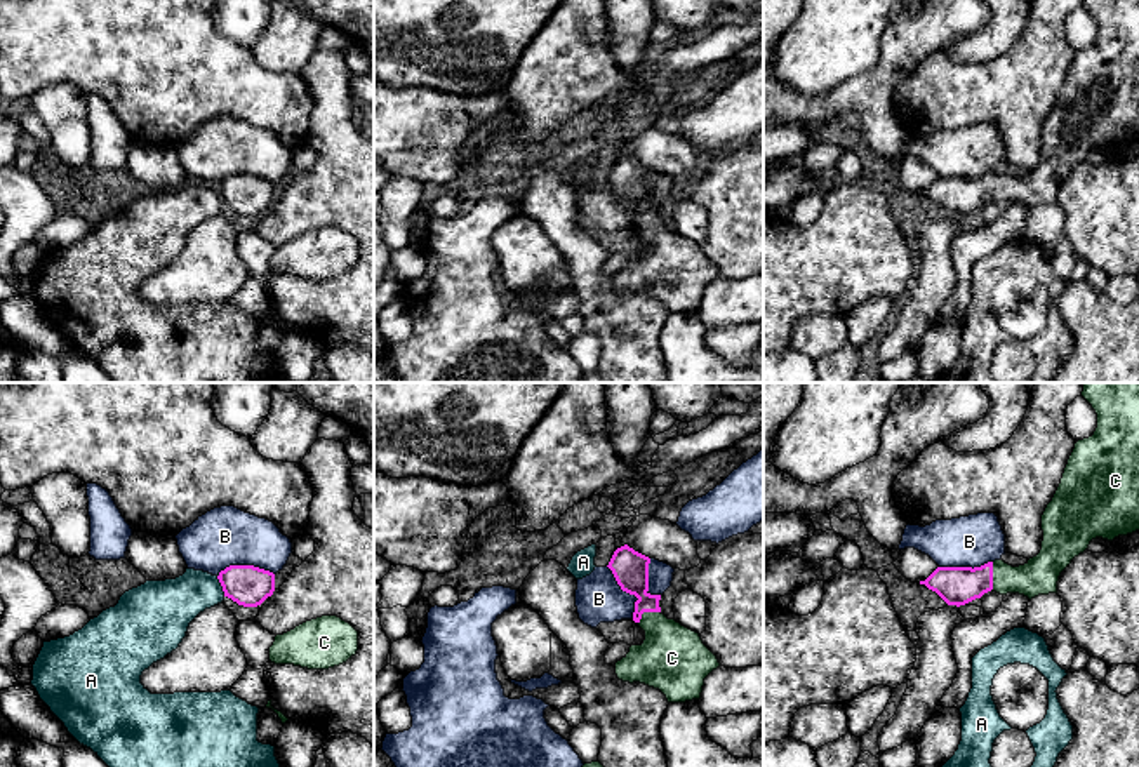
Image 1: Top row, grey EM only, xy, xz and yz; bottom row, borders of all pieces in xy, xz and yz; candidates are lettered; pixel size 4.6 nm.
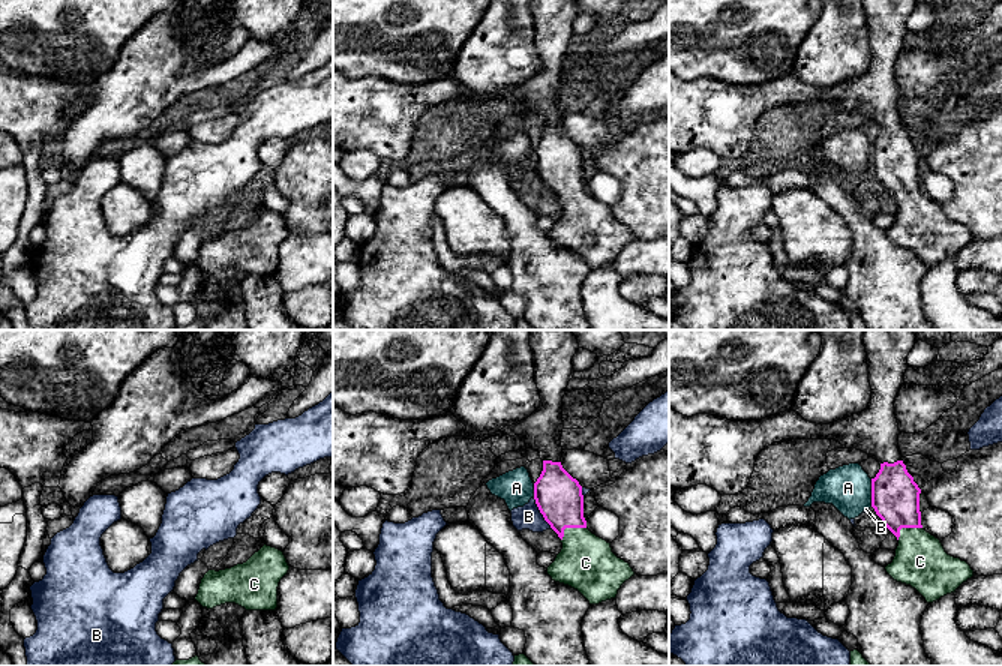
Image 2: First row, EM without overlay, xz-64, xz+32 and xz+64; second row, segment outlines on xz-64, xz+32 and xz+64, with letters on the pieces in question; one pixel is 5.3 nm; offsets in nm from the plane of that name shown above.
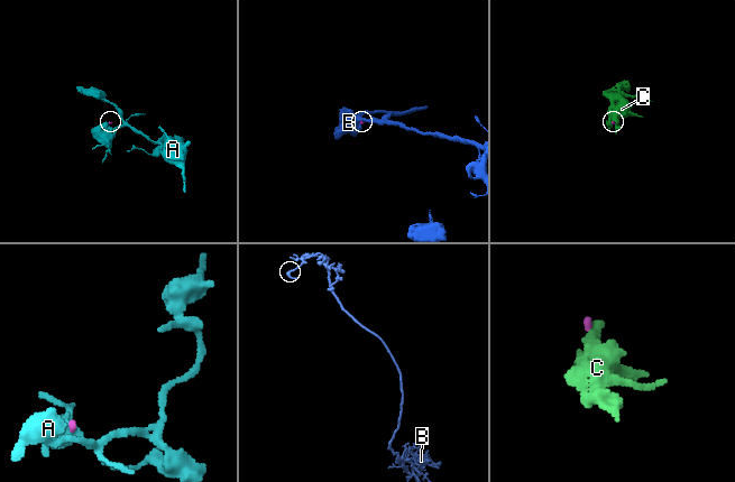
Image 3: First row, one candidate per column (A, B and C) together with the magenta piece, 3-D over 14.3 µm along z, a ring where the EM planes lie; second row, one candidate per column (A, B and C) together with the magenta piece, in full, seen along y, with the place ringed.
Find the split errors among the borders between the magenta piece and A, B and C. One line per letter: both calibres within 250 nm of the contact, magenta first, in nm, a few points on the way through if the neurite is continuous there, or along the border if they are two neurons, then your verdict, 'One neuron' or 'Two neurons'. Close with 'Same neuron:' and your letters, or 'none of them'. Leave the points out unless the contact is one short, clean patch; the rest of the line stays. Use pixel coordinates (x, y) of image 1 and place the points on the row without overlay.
A: Thickness 190 nm (magenta) against 240 nm. Boundary: xy (216, 186), (225, 206). Two neurons
B: Thickness 160 nm (magenta) against 220 nm. Boundary: xz (606, 176), (616, 193), (637, 209), (633, 228). Two neurons
C: Thickness 180 nm (magenta) against 170 nm. Path across: yz (957, 197), (992, 186), (1040, 185). One neuron
Same neuron: C

